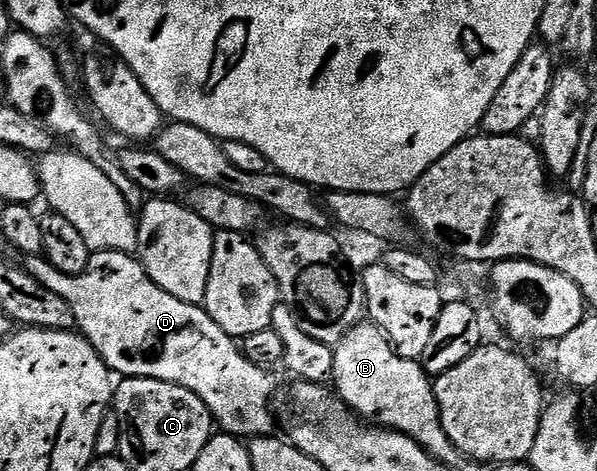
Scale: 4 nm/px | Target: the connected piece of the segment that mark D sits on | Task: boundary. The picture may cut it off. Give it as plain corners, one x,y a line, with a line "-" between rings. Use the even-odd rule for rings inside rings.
95,252
89,266
81,274
61,274
57,266
47,261
47,257
28,256
25,260
27,272
45,290
53,290
53,294
61,294
65,302
69,302
69,310
73,310
75,328
97,350
112,373
123,378
140,376
150,380
160,380
188,388
211,412
212,421
219,424
224,433
236,438
254,438
270,436
276,431
275,416
271,413
271,399
275,396
275,380
266,368
258,368
249,358
243,356
242,347
236,337
231,336
207,313
206,307
181,302
181,298
173,298
143,269
143,264
129,252

